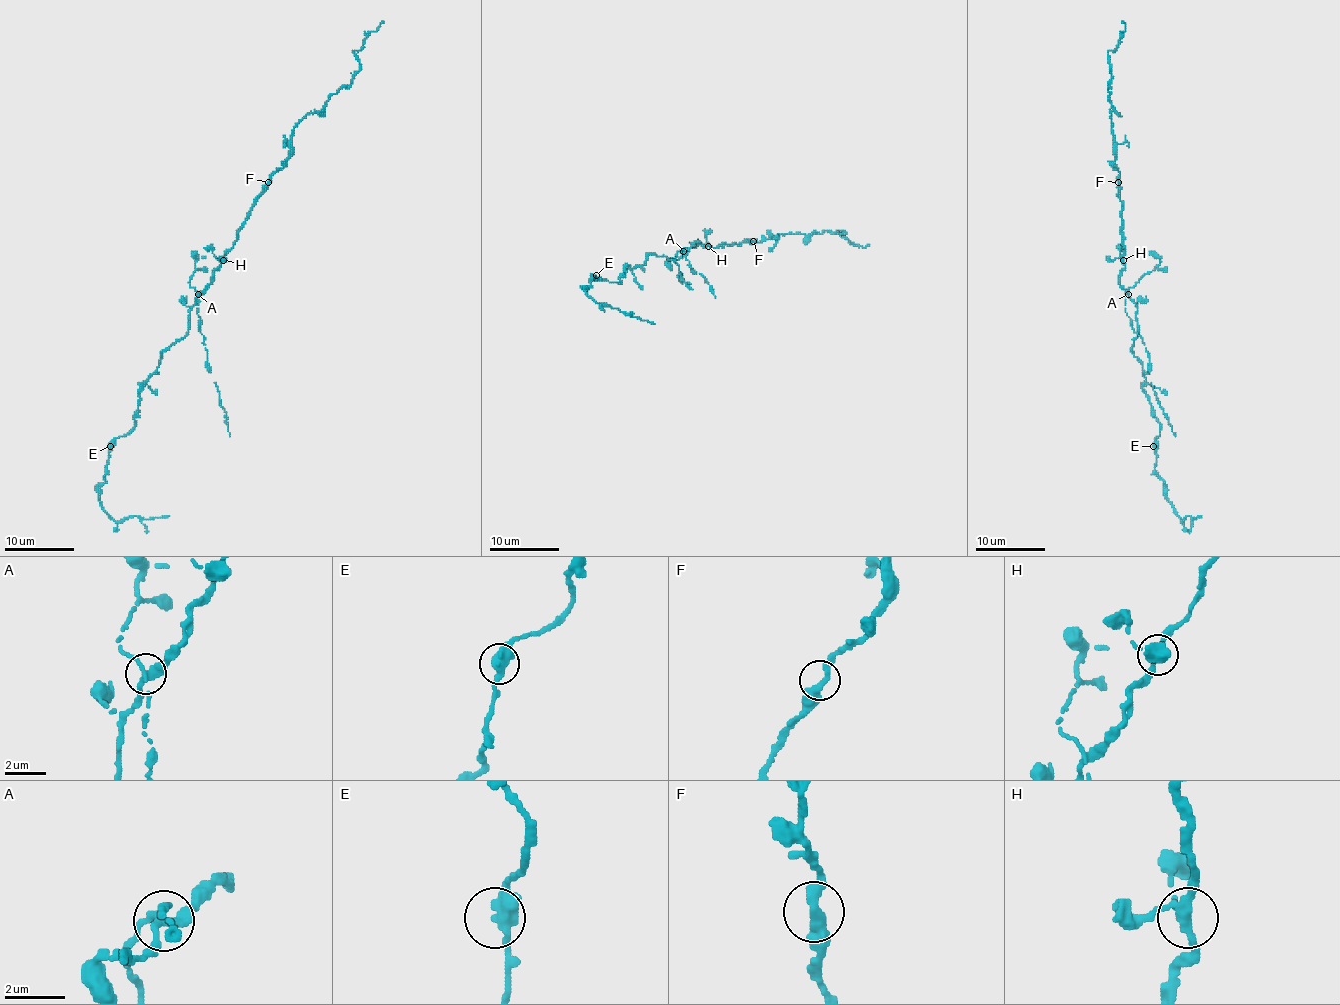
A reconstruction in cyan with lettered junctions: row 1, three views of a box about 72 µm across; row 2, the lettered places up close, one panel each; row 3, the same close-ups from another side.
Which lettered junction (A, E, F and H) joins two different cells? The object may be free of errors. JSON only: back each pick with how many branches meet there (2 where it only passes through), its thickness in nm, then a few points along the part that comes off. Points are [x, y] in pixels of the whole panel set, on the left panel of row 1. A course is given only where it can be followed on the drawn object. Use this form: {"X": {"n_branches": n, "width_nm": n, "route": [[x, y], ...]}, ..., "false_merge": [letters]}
{"A": {"n_branches": 4, "width_nm": 300, "route": [[198, 294], [197, 313], [207, 351], [207, 369], [219, 395], [229, 436]]}, "false_merge": ["A"]}

